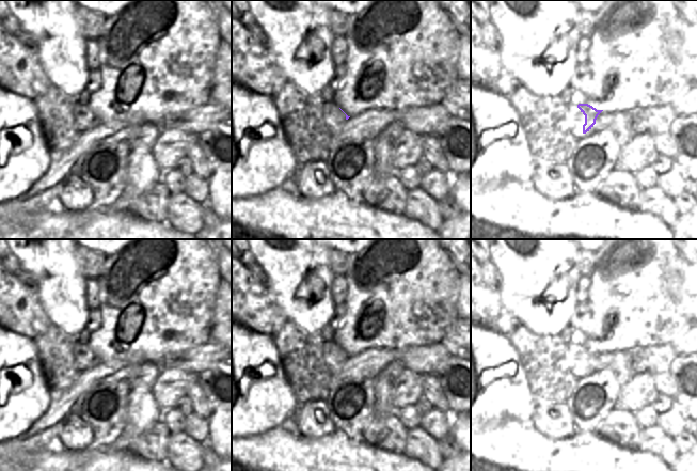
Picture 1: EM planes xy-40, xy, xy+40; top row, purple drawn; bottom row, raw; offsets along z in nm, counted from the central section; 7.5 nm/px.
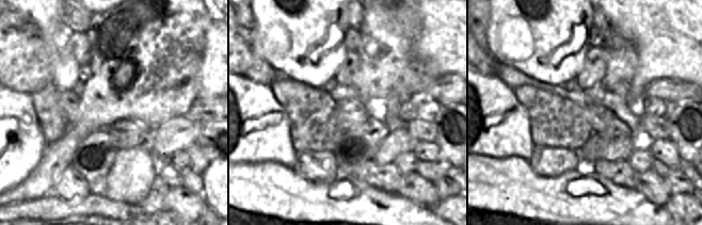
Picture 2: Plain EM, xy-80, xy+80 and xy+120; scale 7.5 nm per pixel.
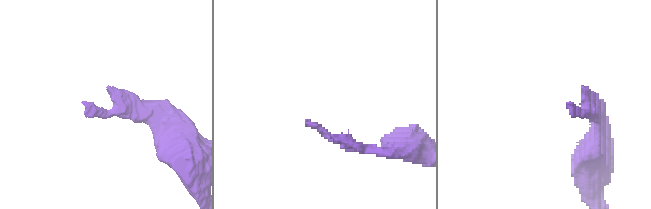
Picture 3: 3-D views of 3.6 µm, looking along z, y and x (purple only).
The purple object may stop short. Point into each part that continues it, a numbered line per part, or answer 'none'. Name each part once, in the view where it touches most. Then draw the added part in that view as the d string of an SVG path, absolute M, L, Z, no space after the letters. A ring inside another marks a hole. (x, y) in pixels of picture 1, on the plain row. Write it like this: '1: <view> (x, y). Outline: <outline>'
1: xy+40 (579, 355). Outline: M572 343L570 348L572 349L572 351L574 352L574 357L576 358L576 360L579 361L580 364L584 364L585 363L585 355L583 354L583 351L577 347L577 343Z

